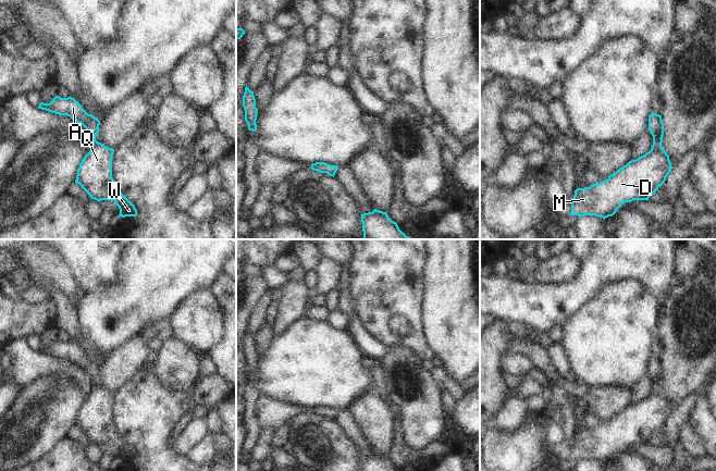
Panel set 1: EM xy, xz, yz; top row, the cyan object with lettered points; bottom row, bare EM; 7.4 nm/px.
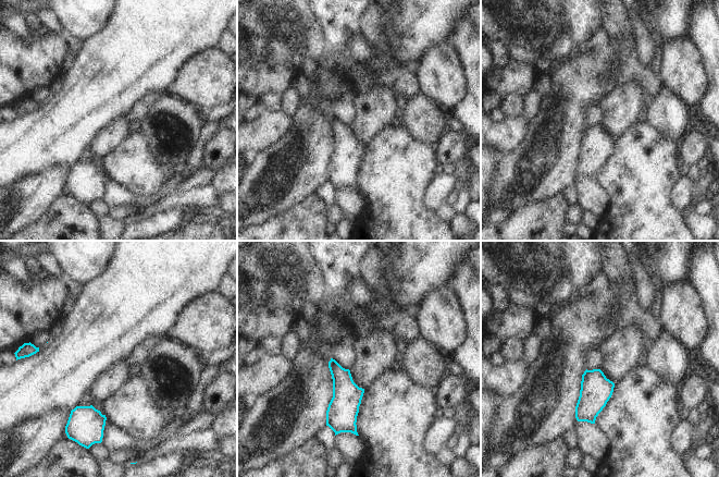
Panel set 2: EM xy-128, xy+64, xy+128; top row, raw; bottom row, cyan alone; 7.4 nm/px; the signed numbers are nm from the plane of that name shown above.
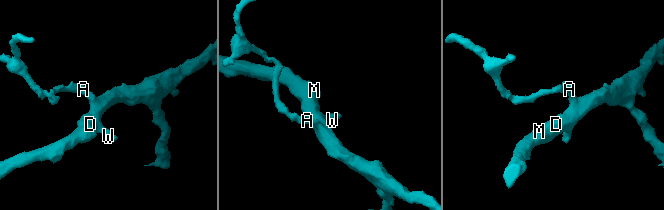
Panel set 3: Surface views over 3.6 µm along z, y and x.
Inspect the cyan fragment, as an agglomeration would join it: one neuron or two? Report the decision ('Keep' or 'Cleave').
Keep

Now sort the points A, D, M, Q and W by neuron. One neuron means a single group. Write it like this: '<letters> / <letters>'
A D M Q W

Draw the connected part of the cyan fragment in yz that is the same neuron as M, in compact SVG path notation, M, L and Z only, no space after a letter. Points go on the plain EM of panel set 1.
M651 357L649 372L653 388L649 396L608 420L607 424L590 431L577 432L571 445L570 459L613 460L624 446L649 444L662 430L672 410L663 393L664 367L662 359Z

